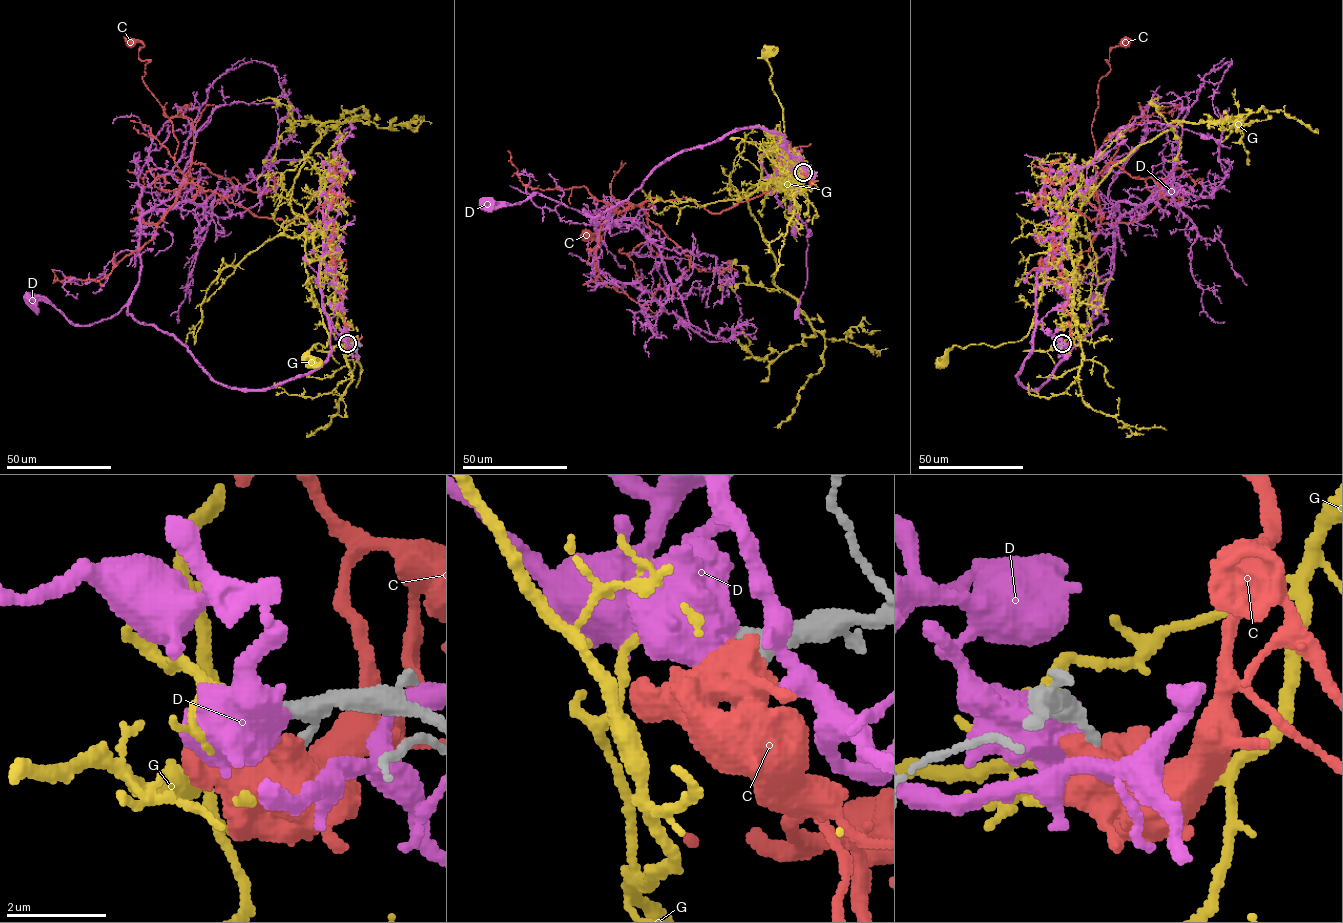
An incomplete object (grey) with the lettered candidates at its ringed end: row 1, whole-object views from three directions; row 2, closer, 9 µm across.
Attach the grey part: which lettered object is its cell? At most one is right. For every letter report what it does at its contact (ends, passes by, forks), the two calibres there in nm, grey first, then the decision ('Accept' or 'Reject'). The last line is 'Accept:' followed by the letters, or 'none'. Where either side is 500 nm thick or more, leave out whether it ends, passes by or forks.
C: Thickness 200 nm (grey) against 800 nm. Reject
D: Thickness 320 nm (grey) against 800 nm. Reject
G: It ends there. Thickness 300 nm (grey) against 240 nm. Accept
Accept: G

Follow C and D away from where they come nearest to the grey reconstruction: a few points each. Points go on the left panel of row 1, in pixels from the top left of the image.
C: (349, 344), (334, 225), (317, 207), (254, 216), (188, 183), (172, 122), (143, 80), (144, 45), (131, 41)
D: (348, 343), (331, 321), (329, 356), (314, 369), (241, 389), (128, 314), (130, 299), (88, 325), (31, 299)

